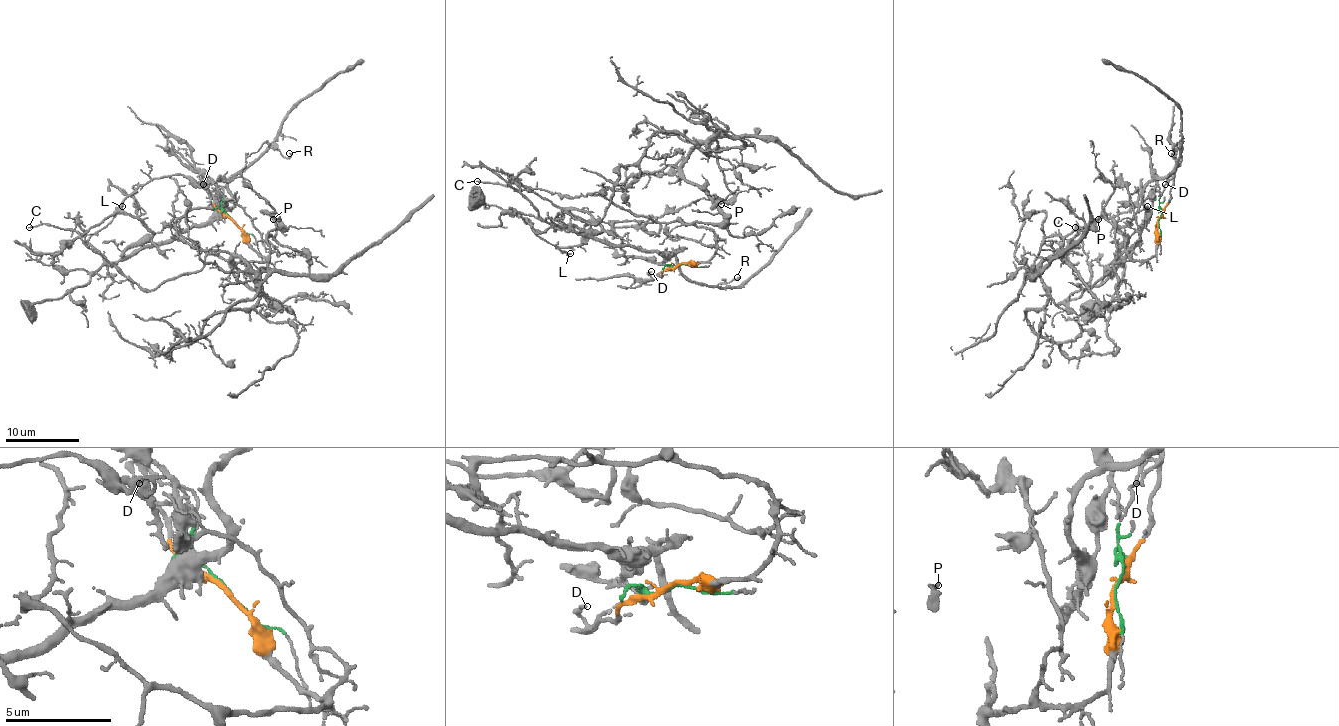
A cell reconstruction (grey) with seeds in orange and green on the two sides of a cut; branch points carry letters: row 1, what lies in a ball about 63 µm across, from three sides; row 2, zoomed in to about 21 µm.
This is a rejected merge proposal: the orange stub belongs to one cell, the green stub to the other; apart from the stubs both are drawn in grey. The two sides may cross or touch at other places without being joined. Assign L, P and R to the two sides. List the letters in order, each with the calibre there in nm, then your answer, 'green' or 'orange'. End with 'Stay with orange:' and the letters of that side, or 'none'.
L: 120 nm thick; green
P: 140 nm thick; orange
R: 130 nm thick; green
Stay with orange: P

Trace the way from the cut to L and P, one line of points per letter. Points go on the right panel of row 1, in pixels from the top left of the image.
L: (1159, 220), (1160, 195), (1157, 191), (1138, 240), (1122, 262), (1127, 239), (1146, 218), (1148, 206)
P: (1159, 220), (1157, 251), (1115, 266), (1118, 303), (1105, 308), (1062, 259), (1034, 266), (1047, 237), (1098, 218)

